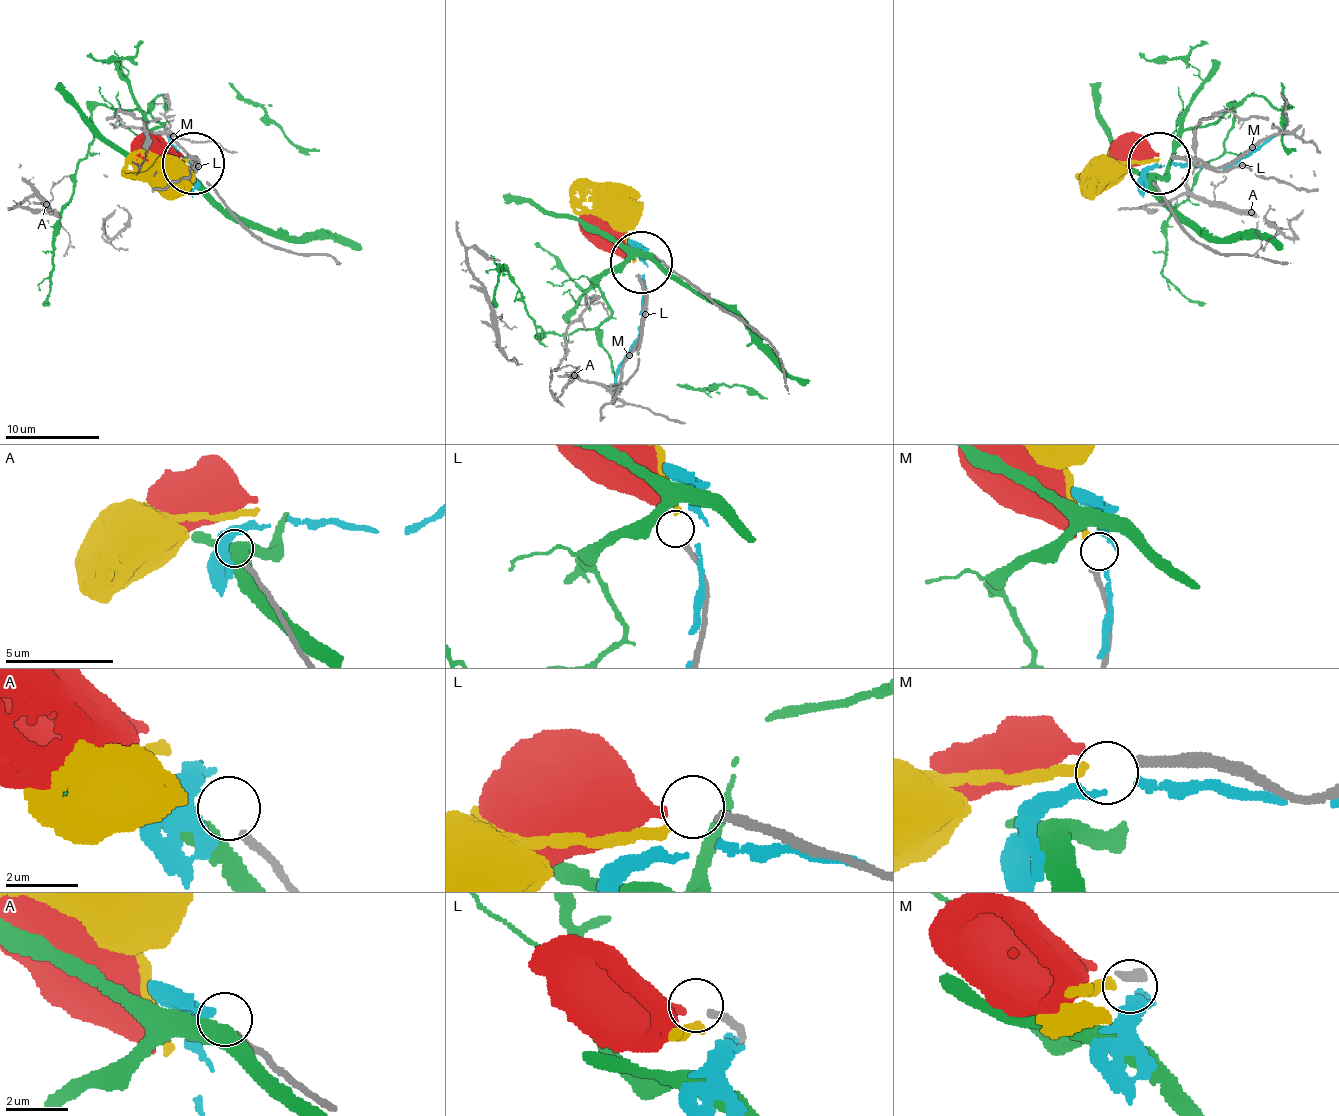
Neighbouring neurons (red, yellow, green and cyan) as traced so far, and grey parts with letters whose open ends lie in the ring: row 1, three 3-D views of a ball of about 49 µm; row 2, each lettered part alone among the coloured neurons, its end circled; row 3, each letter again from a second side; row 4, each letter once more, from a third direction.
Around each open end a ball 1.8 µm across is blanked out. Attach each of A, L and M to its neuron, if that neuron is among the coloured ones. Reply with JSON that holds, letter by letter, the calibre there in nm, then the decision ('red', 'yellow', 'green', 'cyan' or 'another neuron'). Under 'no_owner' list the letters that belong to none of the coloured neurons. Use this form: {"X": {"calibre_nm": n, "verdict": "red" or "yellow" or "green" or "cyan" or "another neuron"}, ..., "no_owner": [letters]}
{"A": {"calibre_nm": 220, "verdict": "another neuron"}, "L": {"calibre_nm": 240, "verdict": "red"}, "M": {"calibre_nm": 260, "verdict": "yellow"}, "no_owner": ["A"]}

